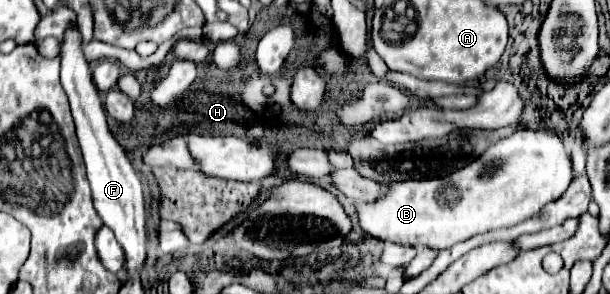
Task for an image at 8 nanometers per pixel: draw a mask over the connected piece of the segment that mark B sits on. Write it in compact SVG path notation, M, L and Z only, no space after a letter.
M522 129L502 137L482 157L450 175L392 183L376 203L358 203L358 219L360 227L372 237L446 249L468 237L512 227L532 217L546 203L558 199L570 181L572 161L562 137L550 129Z

